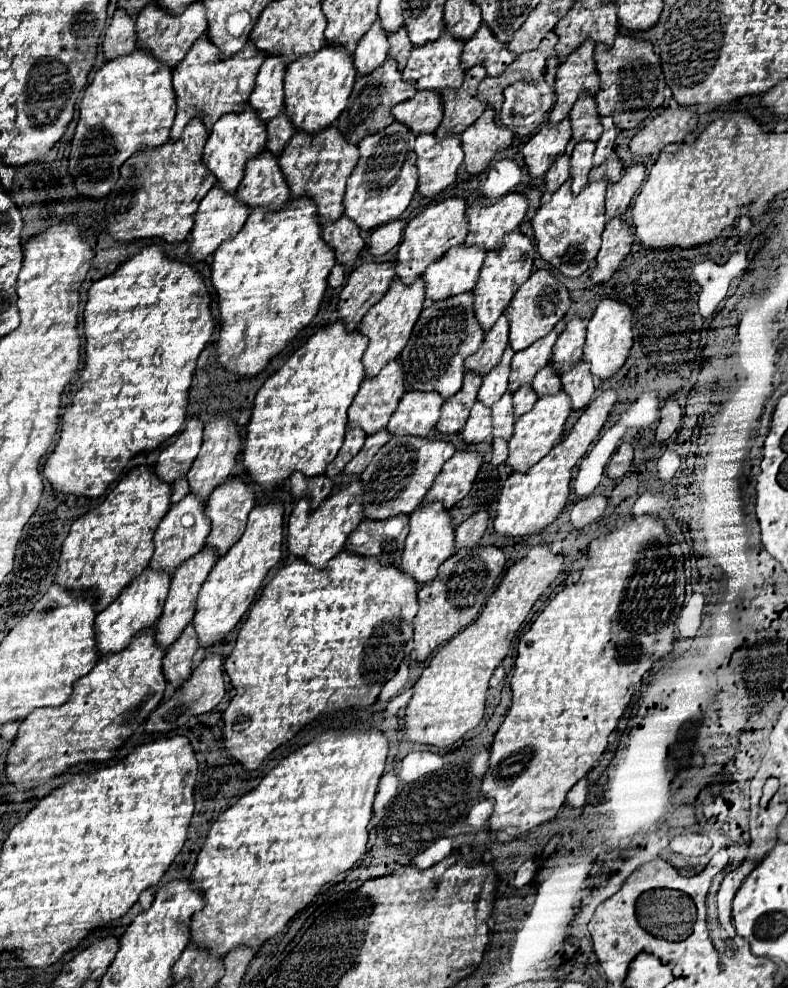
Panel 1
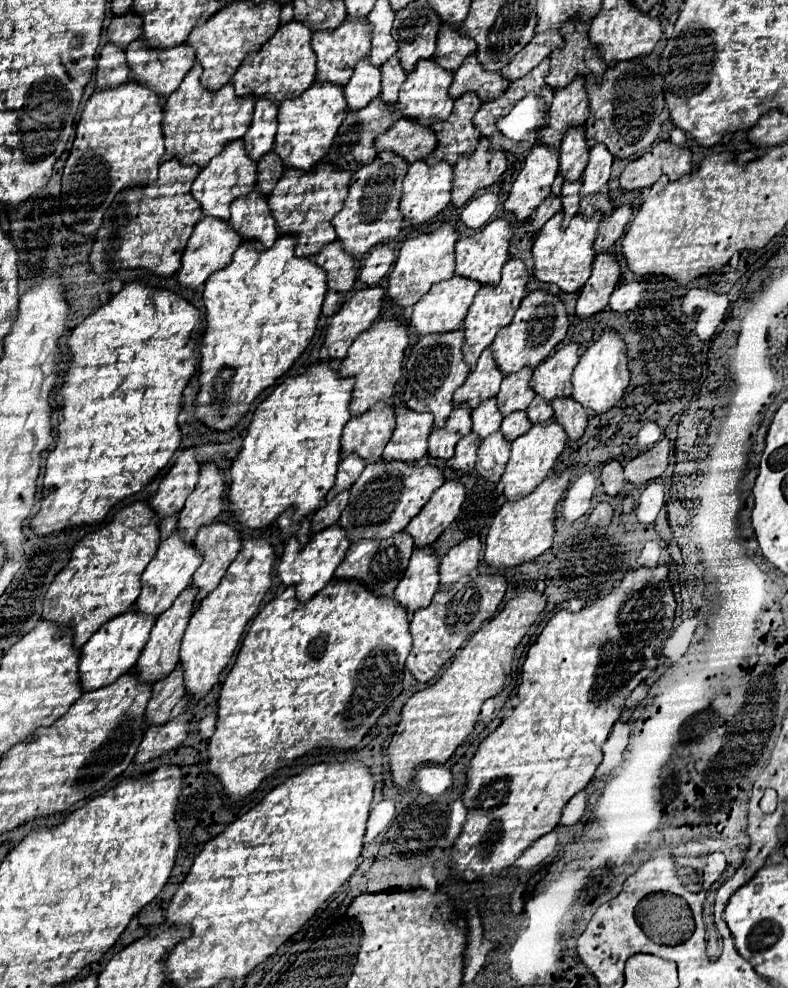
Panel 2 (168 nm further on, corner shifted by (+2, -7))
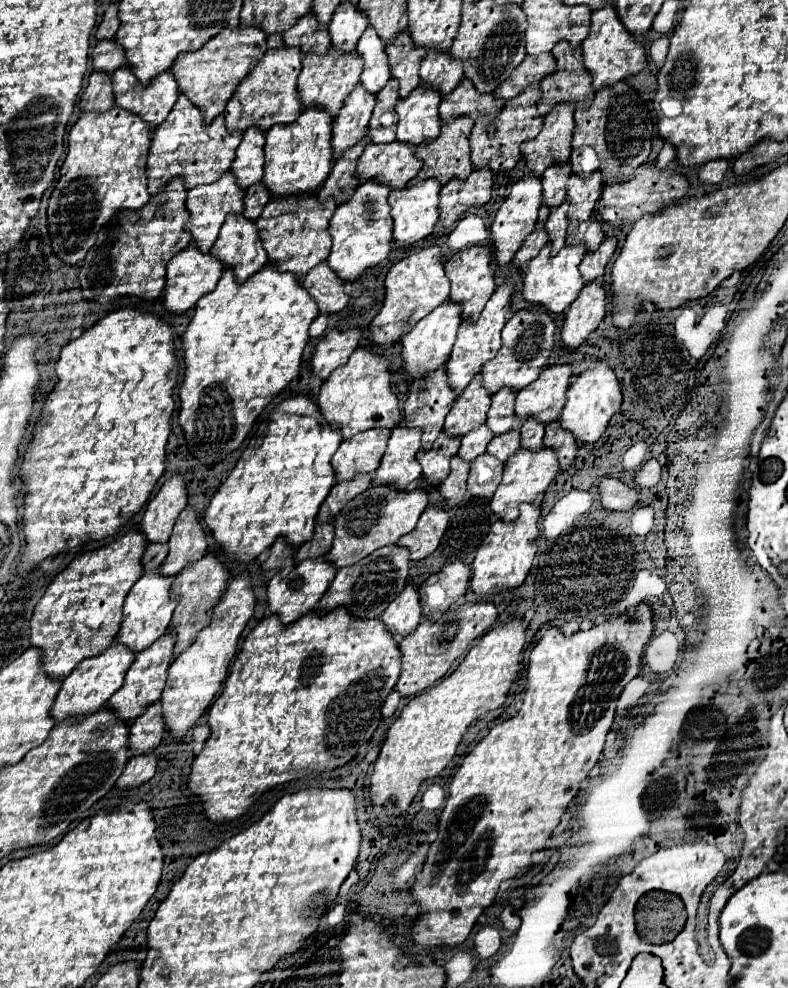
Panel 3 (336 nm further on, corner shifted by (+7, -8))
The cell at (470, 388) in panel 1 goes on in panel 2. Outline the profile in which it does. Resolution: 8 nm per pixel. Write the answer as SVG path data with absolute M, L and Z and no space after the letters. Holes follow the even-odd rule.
M461 404L461 408L455 408L443 428L433 428L429 436L429 456L449 460L453 456L455 444L471 432L471 412Z

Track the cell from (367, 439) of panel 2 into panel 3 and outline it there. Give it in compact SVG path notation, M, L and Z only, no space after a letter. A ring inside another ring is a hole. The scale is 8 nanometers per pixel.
M368 429L354 435L350 441L342 441L332 457L336 481L348 481L356 473L374 473L386 451L390 429Z

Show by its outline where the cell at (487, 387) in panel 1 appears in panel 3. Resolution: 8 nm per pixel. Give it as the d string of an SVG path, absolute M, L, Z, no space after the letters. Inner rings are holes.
M486 423L480 425L480 427L476 427L472 433L468 433L468 435L462 437L462 447L460 447L458 455L464 461L468 461L468 463L474 461L476 457L480 457L480 455L486 453L486 447L488 447L488 443L490 443L492 437L494 435L490 433L490 429L488 429Z

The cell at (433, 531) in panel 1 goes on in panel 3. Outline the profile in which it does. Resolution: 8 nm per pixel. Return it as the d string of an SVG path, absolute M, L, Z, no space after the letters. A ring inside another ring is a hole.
M408 585L388 605L388 609L382 615L382 623L390 629L390 633L394 633L394 637L406 637L414 633L420 619L422 619L420 599L418 599L418 591L412 585Z

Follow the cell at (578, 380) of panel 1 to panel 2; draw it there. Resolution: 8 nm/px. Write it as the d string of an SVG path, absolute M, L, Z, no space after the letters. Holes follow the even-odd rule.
M569 396L553 400L553 410L555 410L555 420L563 424L569 440L579 440L587 428L587 418L589 418L585 408L581 408L581 404L577 404Z

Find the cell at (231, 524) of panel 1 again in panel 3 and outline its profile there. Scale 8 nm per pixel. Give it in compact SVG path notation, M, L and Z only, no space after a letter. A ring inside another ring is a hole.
M204 555L194 565L188 565L172 583L172 597L178 597L178 605L174 609L174 617L170 621L170 633L174 633L174 657L176 659L192 641L196 641L196 633L204 629L212 617L212 609L216 607L216 601L220 601L224 589L228 585L228 569L218 561L214 555Z

